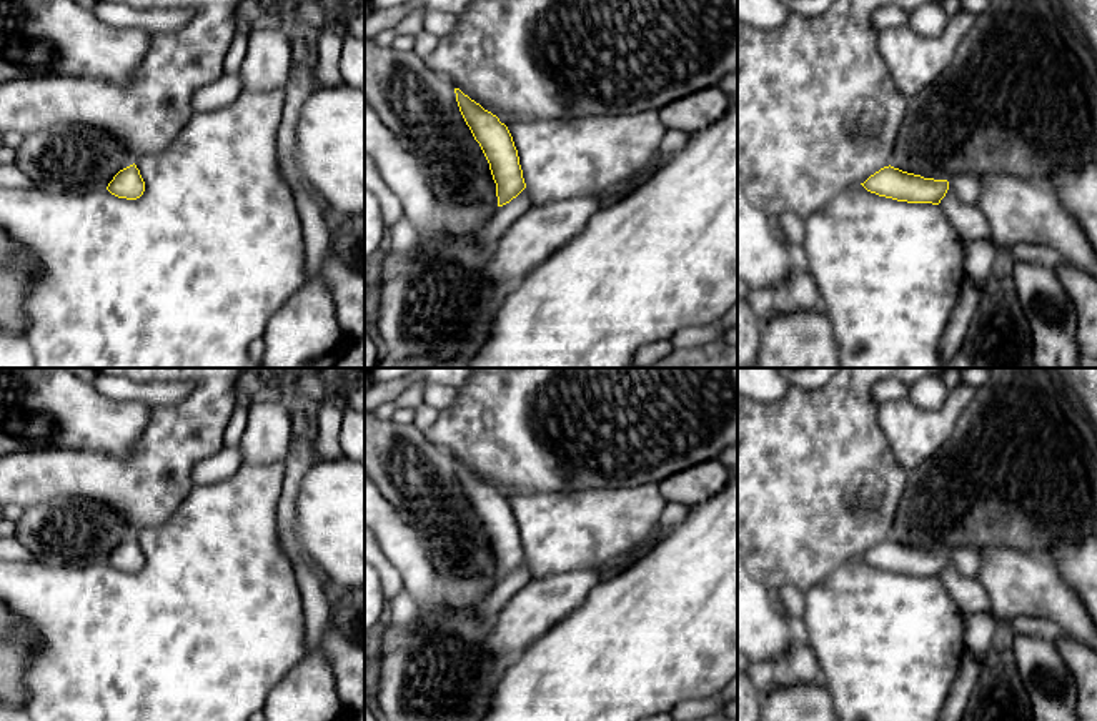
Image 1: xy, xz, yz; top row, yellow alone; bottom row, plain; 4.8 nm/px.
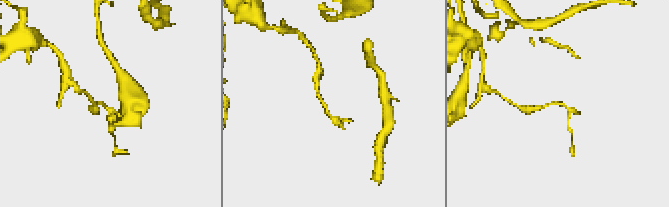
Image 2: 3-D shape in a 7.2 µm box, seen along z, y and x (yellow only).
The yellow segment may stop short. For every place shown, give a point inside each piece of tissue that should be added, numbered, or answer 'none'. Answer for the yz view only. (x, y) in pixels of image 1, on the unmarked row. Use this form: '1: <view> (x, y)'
1: yz (1014, 473)

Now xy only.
1: xy (69, 530)

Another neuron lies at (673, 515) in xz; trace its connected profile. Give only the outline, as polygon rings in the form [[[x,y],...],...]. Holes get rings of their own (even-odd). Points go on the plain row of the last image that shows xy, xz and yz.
[[[668,503],[659,520],[661,531],[668,531],[681,525],[686,520],[687,513],[689,513],[687,506]]]

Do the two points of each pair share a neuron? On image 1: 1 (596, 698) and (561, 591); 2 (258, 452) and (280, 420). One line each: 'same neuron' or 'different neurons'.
1: different neurons
2: same neuron

